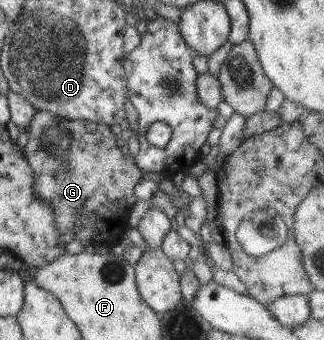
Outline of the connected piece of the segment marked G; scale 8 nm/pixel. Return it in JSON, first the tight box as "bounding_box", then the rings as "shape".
{"bounding_box":[20,110,144,250],"shape":[[[41,110],[24,131],[28,142],[20,151],[33,171],[33,191],[53,207],[57,231],[65,233],[79,222],[82,228],[74,239],[86,241],[90,250],[101,242],[117,243],[128,228],[130,210],[137,202],[133,188],[144,179],[144,171],[125,149],[117,147],[110,125],[69,120]]]}

